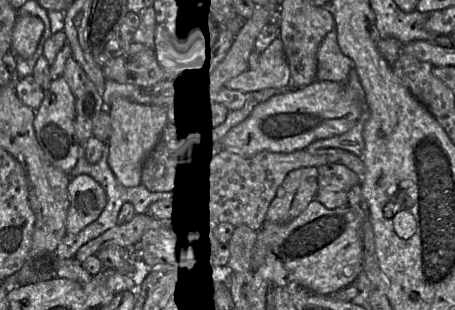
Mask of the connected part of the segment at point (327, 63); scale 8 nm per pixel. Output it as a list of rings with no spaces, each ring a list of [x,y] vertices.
[[[334,28],[326,34],[317,50],[317,80],[346,83],[352,68],[352,60],[340,50]]]

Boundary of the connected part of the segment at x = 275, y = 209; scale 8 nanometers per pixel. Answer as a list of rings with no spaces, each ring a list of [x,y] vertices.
[[[305,167],[289,172],[278,187],[265,222],[285,224],[297,217],[314,200],[318,170]]]

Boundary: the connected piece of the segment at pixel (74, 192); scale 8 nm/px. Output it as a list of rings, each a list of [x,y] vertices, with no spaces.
[[[89,174],[70,177],[69,209],[66,219],[68,234],[77,234],[95,221],[107,204],[107,193],[103,186]]]

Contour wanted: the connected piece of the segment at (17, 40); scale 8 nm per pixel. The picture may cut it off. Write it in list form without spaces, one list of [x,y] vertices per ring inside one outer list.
[[[19,15],[11,37],[11,51],[29,59],[36,51],[44,32],[43,21],[34,15]]]

